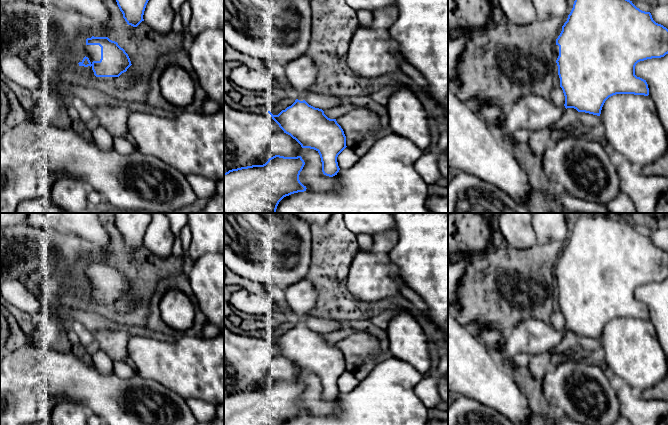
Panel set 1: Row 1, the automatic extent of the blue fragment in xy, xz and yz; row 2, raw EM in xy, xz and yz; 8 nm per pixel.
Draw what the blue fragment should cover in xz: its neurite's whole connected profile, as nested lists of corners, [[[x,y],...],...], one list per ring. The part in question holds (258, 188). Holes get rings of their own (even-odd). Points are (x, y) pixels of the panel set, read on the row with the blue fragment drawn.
[[[275,155],[263,165],[252,165],[229,170],[224,173],[224,213],[276,213],[279,202],[286,196],[306,191],[299,175],[305,165],[301,156],[284,157]]]

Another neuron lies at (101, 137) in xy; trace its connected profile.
[[[98,126],[96,129],[91,131],[92,141],[101,150],[112,150],[114,137],[102,126]]]

